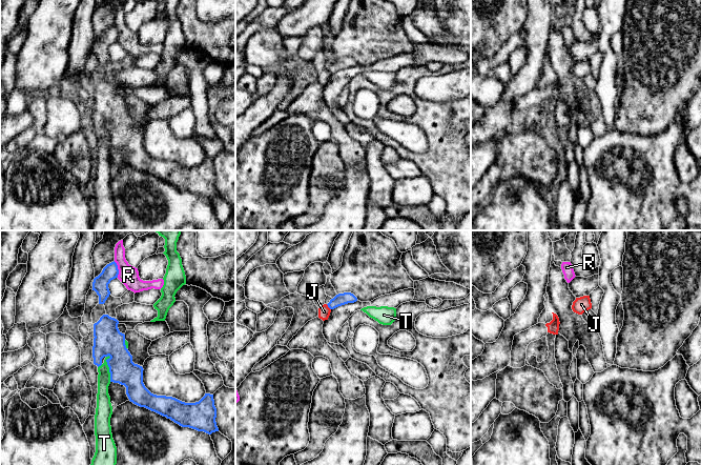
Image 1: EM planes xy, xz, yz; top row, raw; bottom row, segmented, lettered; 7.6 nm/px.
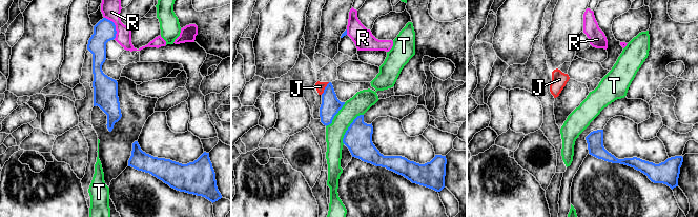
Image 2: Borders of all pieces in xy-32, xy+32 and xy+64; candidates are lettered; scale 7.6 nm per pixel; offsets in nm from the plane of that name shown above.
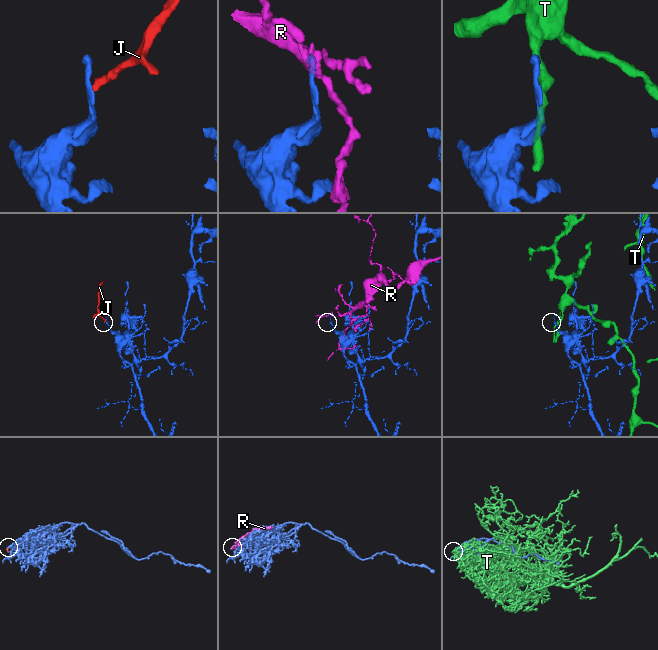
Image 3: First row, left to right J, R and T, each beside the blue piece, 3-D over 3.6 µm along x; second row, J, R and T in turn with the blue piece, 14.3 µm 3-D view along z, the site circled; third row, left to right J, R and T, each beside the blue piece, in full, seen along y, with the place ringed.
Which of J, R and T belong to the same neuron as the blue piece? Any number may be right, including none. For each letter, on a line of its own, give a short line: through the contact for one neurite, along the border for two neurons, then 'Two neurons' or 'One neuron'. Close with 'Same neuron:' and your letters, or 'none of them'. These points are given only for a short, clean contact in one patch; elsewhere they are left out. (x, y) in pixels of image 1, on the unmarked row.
J: Line: xz (326, 68), (330, 74). Two neurons
R: Two neurons
T: Line: xy (108, 119), (106, 128), (110, 145). Two neurons
Same neuron: none of them

